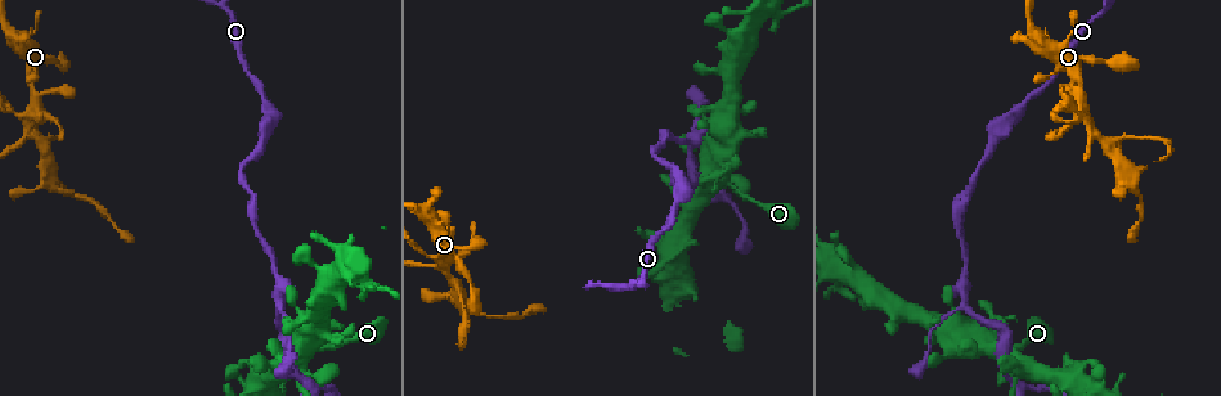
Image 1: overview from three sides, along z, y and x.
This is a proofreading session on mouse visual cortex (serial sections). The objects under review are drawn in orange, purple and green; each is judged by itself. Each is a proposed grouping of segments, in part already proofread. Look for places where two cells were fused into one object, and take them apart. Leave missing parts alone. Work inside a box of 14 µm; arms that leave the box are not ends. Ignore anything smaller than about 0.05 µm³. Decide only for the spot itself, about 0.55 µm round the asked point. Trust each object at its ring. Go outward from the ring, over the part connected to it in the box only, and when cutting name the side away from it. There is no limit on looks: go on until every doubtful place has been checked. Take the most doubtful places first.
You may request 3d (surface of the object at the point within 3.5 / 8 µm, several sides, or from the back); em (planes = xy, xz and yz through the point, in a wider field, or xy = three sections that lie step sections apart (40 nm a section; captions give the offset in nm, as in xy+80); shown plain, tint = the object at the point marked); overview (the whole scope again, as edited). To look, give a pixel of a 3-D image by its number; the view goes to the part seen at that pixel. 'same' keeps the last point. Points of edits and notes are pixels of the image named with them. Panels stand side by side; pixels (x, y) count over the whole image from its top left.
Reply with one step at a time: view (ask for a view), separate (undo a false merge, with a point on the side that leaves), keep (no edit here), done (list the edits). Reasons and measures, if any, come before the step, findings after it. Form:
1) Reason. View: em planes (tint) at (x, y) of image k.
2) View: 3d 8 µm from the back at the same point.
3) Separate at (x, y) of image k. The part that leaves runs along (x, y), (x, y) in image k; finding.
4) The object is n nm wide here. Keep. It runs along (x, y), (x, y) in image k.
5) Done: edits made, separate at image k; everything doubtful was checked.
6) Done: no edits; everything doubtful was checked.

Sharp bend. View: 3d 8 µm at (454, 260) of image 1.

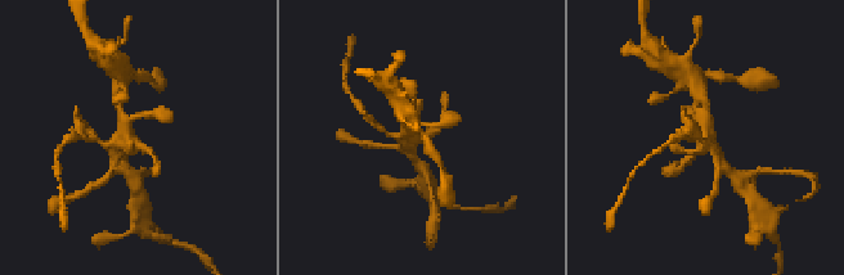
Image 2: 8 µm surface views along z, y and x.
Shape alone is not enough. View: em planes (tint) at (419, 140) of image 2.

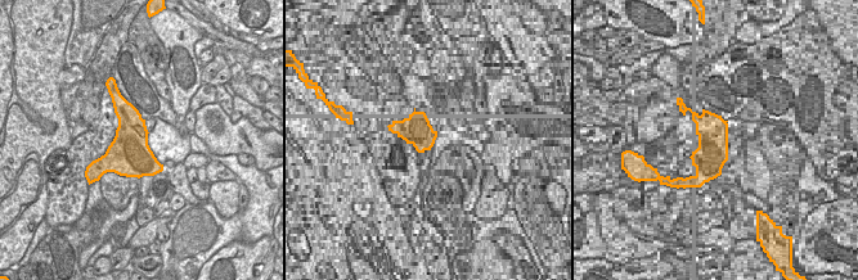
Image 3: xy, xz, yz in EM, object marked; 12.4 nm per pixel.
Keep. It runs along (704, 107), (708, 143), (727, 170) in image 2; continuous, no second cell.

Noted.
Two arms in line, one across. View: 3d 3.5 µm at (454, 281) of image 1.

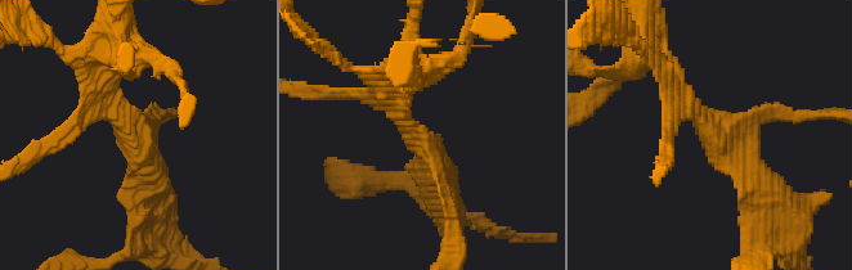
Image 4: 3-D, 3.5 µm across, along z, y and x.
3 arms meet here; the arms are 100, 150, 400 nm wide; need the tissue. View: em planes (tint) at (420, 139) of image 4.

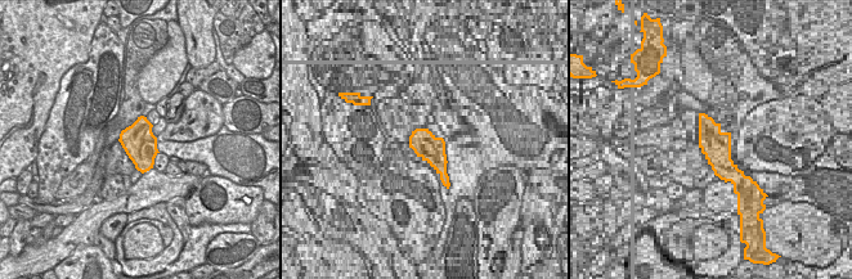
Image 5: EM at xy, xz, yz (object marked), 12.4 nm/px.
Keep. All the same cell.

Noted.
Calibre changes. View: 3d 8 µm at (55, 187) of image 1.

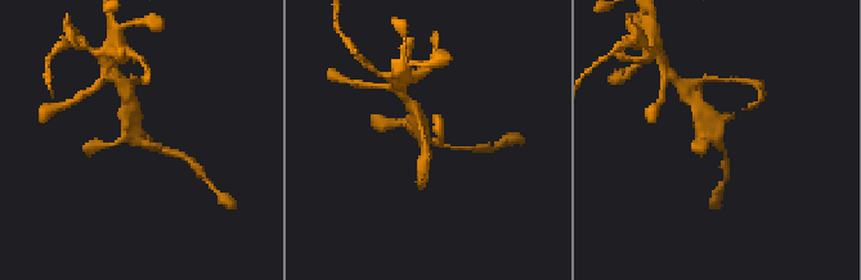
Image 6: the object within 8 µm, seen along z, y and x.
View: 3d 3.5 µm at (716, 141) of image 6.

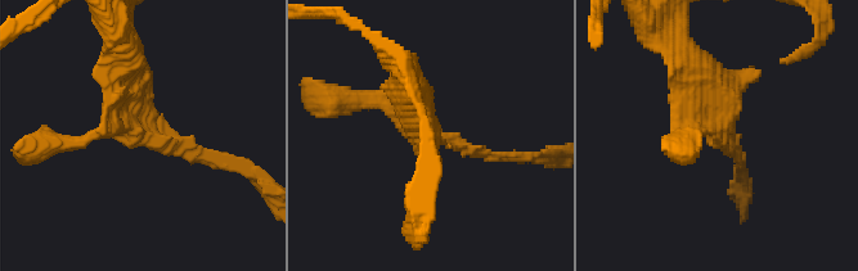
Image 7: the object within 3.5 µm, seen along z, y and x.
The arms are 150, 400 nm wide. View: em xy step 2 (tint) at (721, 132) of image 7.

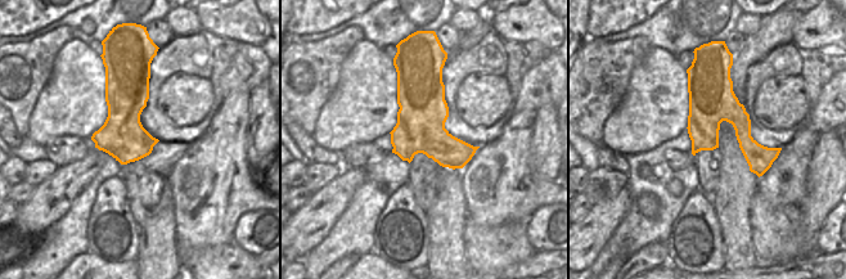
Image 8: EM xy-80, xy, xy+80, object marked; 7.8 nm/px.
Keep. It runs along (127, 57), (135, 129), (214, 159) in image 7; one cell here.

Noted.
Done: no edits; everything doubtful was checked.

